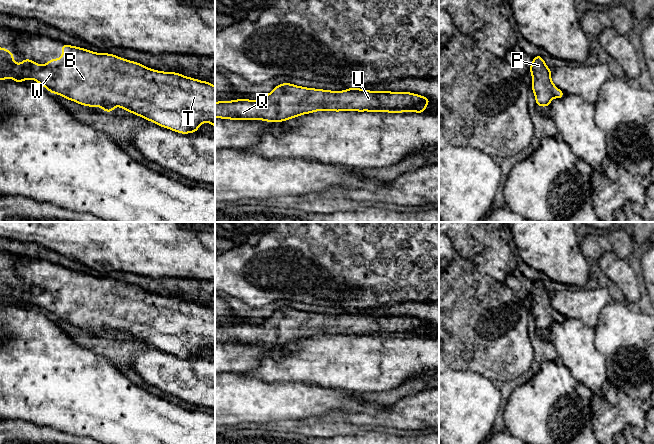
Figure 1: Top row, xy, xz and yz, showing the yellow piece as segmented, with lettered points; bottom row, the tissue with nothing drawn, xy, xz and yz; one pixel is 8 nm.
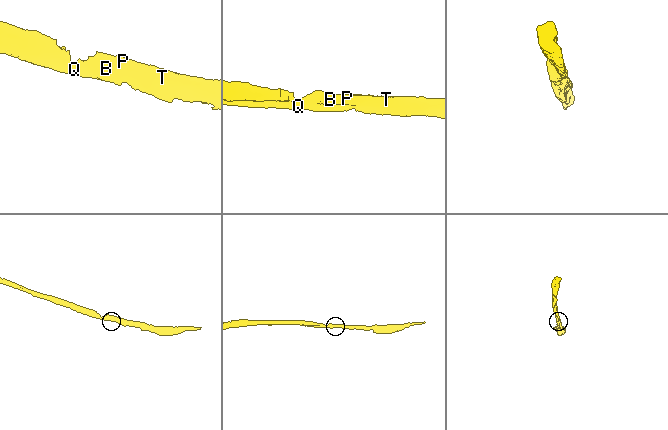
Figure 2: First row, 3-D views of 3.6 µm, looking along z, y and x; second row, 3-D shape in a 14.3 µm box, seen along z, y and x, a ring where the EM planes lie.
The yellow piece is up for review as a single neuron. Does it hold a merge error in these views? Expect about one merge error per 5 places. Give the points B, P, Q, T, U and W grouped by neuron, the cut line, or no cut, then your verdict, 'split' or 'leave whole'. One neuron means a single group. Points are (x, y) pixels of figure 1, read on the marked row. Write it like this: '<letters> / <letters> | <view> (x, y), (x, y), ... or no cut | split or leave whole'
B P Q T U W | no cut | leave whole

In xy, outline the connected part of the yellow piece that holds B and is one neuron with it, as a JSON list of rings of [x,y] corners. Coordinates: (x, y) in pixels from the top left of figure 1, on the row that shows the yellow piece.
[[[63,43],[61,58],[49,60],[45,65],[25,59],[19,65],[14,62],[10,50],[0,47],[0,80],[7,78],[12,78],[14,82],[36,80],[53,94],[84,106],[100,106],[106,112],[112,112],[118,106],[144,120],[182,134],[197,132],[205,122],[215,126],[213,84],[175,72],[153,70],[114,54],[100,54]]]

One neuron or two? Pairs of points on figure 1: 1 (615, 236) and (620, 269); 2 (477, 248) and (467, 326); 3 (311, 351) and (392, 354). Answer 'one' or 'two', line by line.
1: two
2: two
3: one

